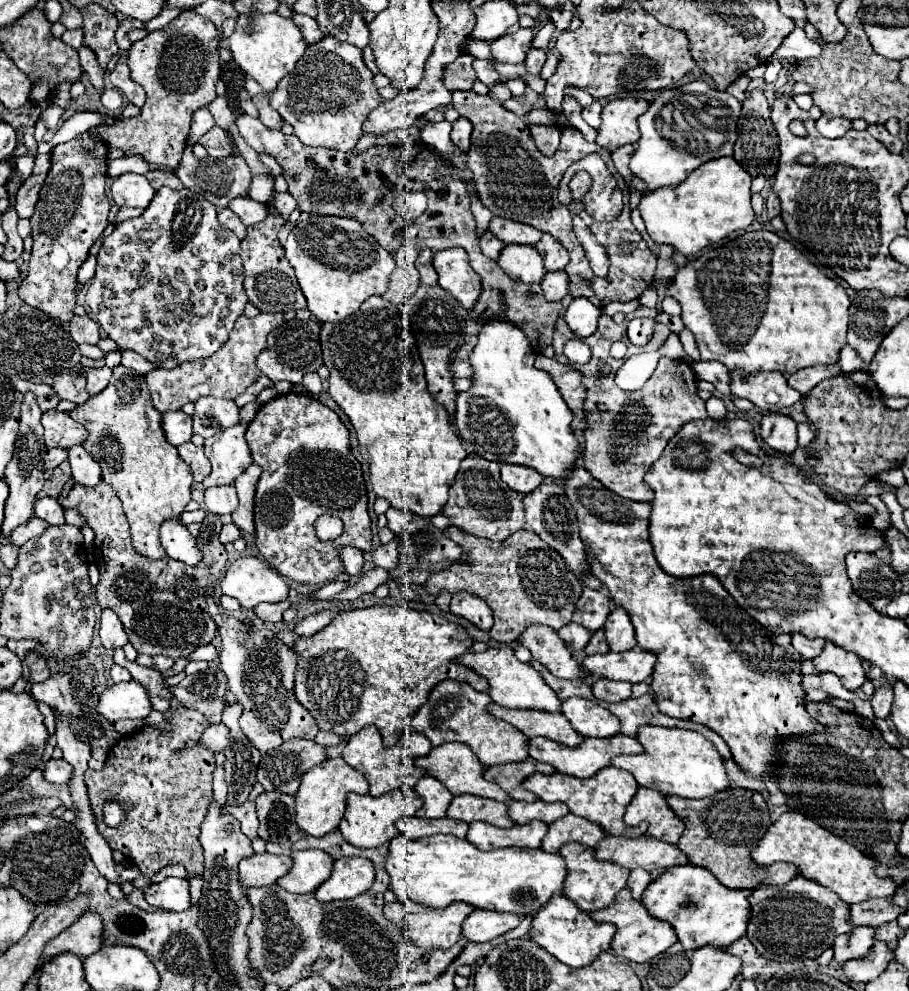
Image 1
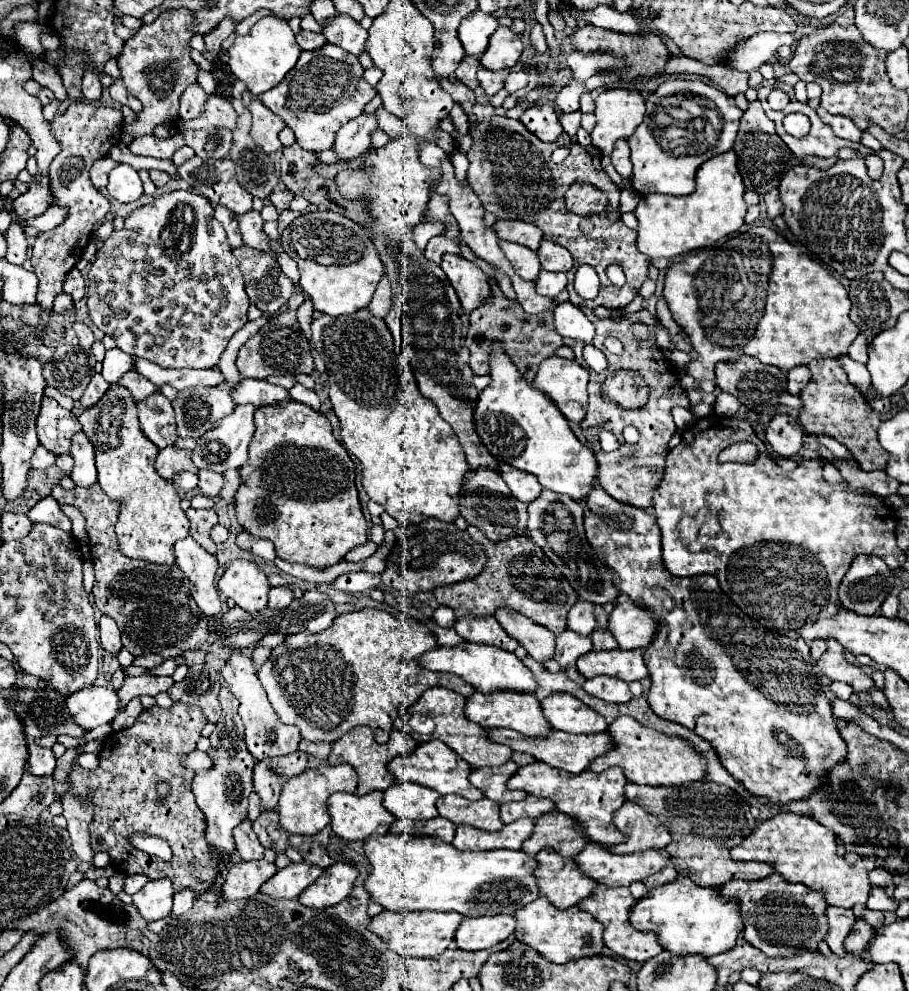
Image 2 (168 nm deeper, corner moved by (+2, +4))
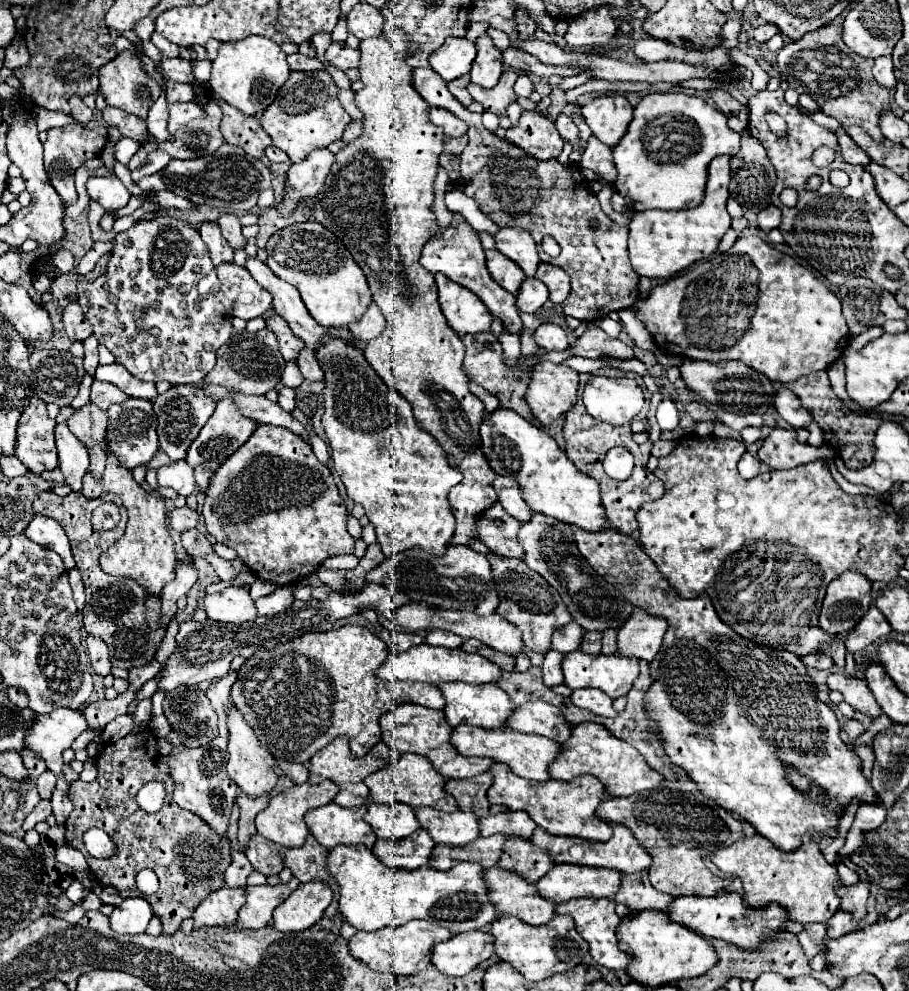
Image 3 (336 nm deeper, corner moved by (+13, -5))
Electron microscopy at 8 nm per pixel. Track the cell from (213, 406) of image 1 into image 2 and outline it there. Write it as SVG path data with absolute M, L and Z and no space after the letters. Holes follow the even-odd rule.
M237 368L221 370L225 374L225 384L219 386L193 386L187 390L179 392L179 398L173 402L175 408L175 418L177 418L177 434L179 436L189 436L189 438L201 438L209 428L213 428L221 418L233 414L235 410L235 400L231 398L231 390L241 380L243 376L237 372Z

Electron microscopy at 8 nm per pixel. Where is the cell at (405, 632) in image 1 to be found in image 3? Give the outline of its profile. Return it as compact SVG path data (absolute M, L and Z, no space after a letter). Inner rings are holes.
M344 625L326 633L306 633L270 651L256 651L250 659L246 659L246 663L238 669L238 679L232 685L230 697L234 707L244 715L246 723L258 733L260 743L264 743L264 747L268 747L276 759L308 763L316 751L326 747L338 735L346 735L350 739L352 753L356 757L364 757L380 741L378 719L386 711L402 705L402 701L430 709L444 707L444 697L438 687L426 683L382 681L374 677L374 671L382 665L382 661L386 661L388 655L388 645L364 627Z

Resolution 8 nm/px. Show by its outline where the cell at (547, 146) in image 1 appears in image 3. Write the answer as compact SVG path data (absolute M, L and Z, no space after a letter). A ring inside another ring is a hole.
M524 111L520 125L506 131L506 141L538 161L556 159L564 147L554 121L542 117L538 111Z

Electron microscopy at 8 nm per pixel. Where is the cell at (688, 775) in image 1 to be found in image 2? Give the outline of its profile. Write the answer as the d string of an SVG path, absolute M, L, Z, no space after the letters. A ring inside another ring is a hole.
M617 716L617 720L607 728L607 732L613 734L613 742L617 748L593 760L593 766L589 766L589 770L593 772L603 772L611 766L621 766L629 782L647 786L681 786L685 782L705 780L707 776L705 756L697 752L693 744L685 738L667 736L663 732L645 728L631 716Z

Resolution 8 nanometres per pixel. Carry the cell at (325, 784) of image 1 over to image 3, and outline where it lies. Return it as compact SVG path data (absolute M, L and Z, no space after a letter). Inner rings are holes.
M322 781L320 785L310 785L310 783L294 785L278 795L274 795L270 799L268 807L264 811L260 811L254 819L258 835L262 835L262 837L266 837L272 843L282 845L282 847L302 847L306 841L306 835L308 835L308 827L304 823L306 811L320 807L320 805L326 805L326 803L332 803L336 793L338 793L338 787L332 781Z

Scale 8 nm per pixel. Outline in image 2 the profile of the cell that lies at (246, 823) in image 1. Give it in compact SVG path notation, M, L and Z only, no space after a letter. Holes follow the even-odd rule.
M243 820L235 830L233 838L237 844L237 854L241 860L259 860L263 858L265 848L259 844L257 834L251 828L251 820Z

